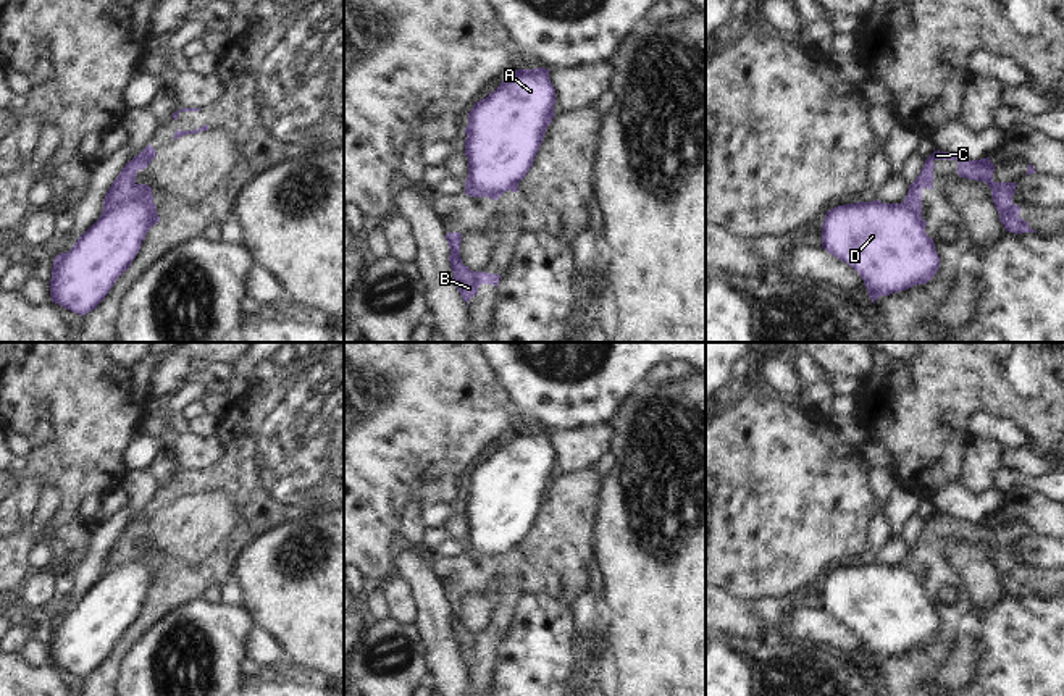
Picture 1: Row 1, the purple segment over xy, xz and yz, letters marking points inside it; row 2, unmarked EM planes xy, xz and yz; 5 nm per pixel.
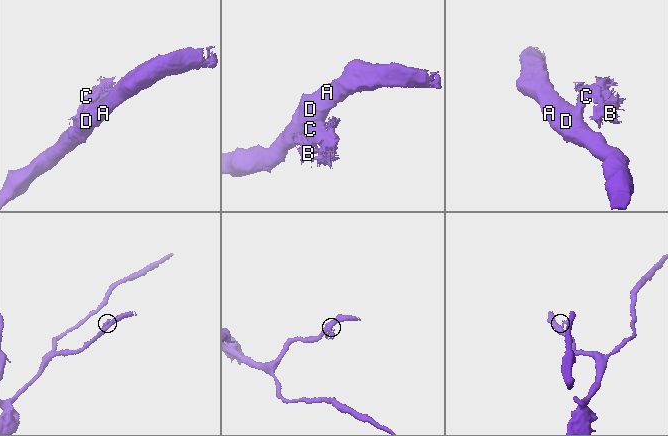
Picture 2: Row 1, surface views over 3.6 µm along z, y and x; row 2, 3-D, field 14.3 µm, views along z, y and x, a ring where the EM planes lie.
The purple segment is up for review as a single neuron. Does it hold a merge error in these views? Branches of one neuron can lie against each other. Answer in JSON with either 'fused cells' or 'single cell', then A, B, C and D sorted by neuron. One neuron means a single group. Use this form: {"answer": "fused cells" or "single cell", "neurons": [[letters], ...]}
{"answer": "fused cells", "neurons": [["A", "D"], ["B", "C"]]}

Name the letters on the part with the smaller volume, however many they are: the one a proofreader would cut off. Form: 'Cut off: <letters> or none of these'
Cut off: B, C

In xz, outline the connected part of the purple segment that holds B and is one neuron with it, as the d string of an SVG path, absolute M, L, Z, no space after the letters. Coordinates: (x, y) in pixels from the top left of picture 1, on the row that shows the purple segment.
M447 233L446 239L450 249L449 262L454 273L454 279L460 296L463 297L468 307L468 300L478 294L478 287L481 284L492 284L497 287L501 275L471 271L468 266L462 263L462 258L460 258L462 234L460 233Z

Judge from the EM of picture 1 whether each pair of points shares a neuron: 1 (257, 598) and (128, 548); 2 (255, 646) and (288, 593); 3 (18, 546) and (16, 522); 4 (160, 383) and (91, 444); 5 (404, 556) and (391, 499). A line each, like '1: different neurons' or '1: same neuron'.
1: different neurons
2: different neurons
3: different neurons
4: different neurons
5: different neurons

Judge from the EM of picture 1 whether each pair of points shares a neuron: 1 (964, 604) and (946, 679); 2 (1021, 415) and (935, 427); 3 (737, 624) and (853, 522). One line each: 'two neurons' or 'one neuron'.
1: two neurons
2: one neuron
3: two neurons

